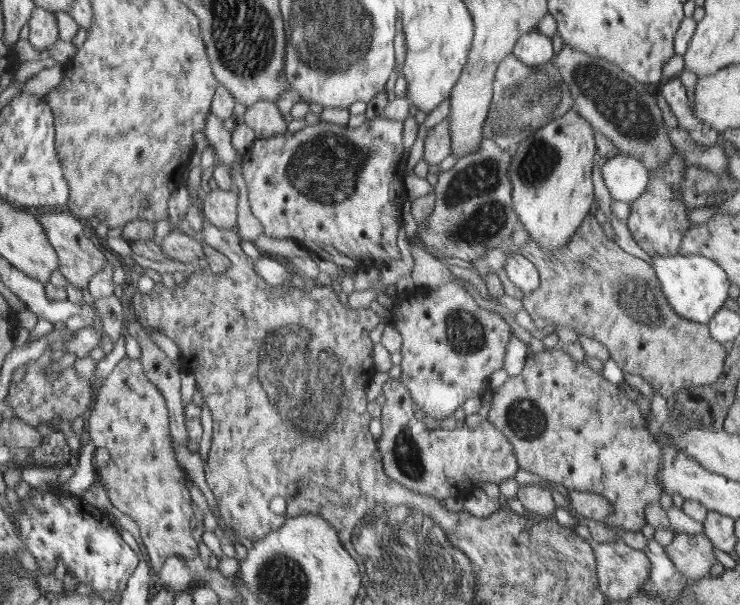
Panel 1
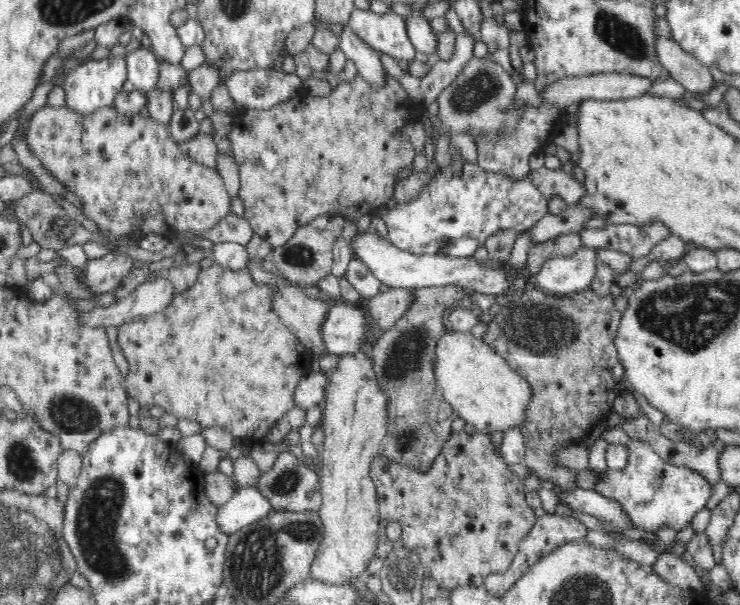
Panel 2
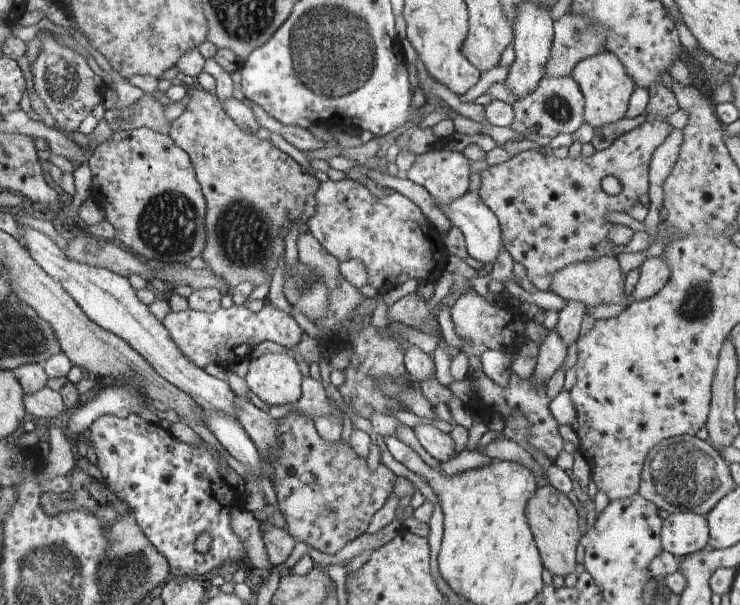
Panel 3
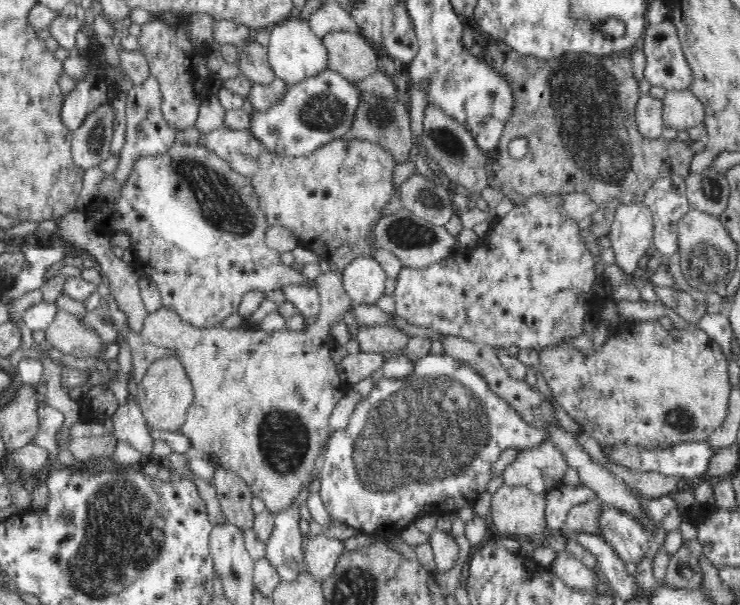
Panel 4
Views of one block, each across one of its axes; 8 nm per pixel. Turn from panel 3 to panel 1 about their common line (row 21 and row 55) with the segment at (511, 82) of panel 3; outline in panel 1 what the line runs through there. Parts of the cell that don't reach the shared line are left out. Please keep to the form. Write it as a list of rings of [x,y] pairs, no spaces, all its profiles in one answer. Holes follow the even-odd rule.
[[[531,31],[519,39],[513,54],[524,64],[542,66],[554,59],[554,45],[544,34]]]

